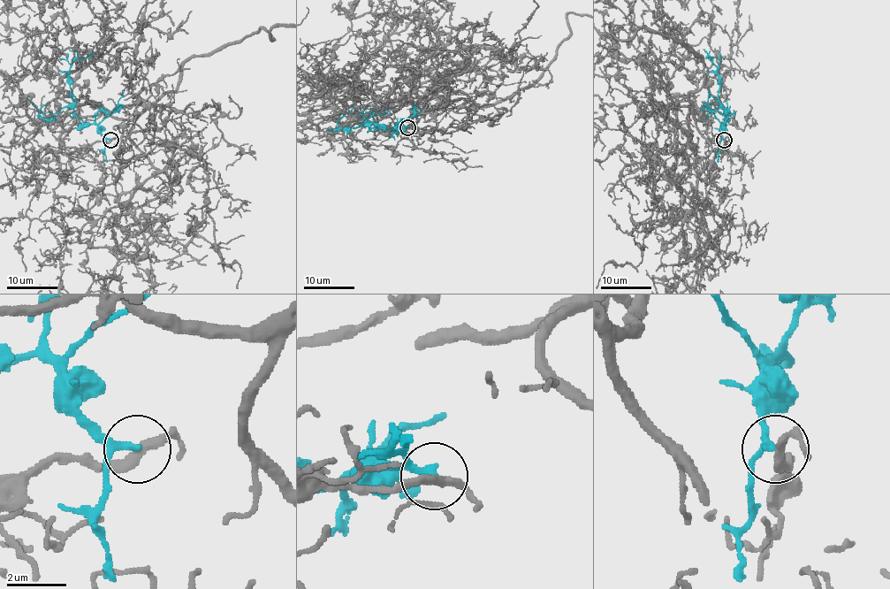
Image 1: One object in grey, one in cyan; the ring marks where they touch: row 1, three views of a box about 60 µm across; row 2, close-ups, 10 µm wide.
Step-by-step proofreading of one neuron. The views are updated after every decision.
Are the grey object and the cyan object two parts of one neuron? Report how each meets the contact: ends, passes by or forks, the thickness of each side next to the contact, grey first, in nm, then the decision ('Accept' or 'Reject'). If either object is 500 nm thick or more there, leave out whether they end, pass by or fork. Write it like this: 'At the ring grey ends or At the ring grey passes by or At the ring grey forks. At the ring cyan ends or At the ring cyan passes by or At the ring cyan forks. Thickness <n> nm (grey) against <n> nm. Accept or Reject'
At the ring grey passes by. At the ring cyan passes by. Thickness 320 nm (grey) against 170 nm. Reject

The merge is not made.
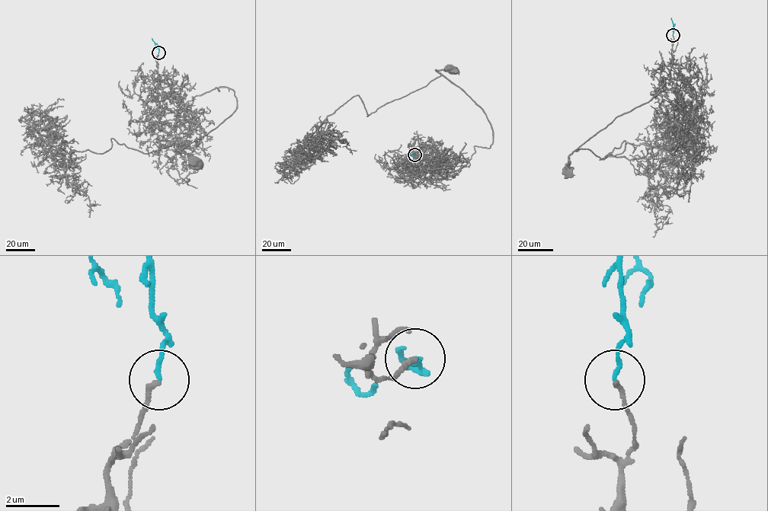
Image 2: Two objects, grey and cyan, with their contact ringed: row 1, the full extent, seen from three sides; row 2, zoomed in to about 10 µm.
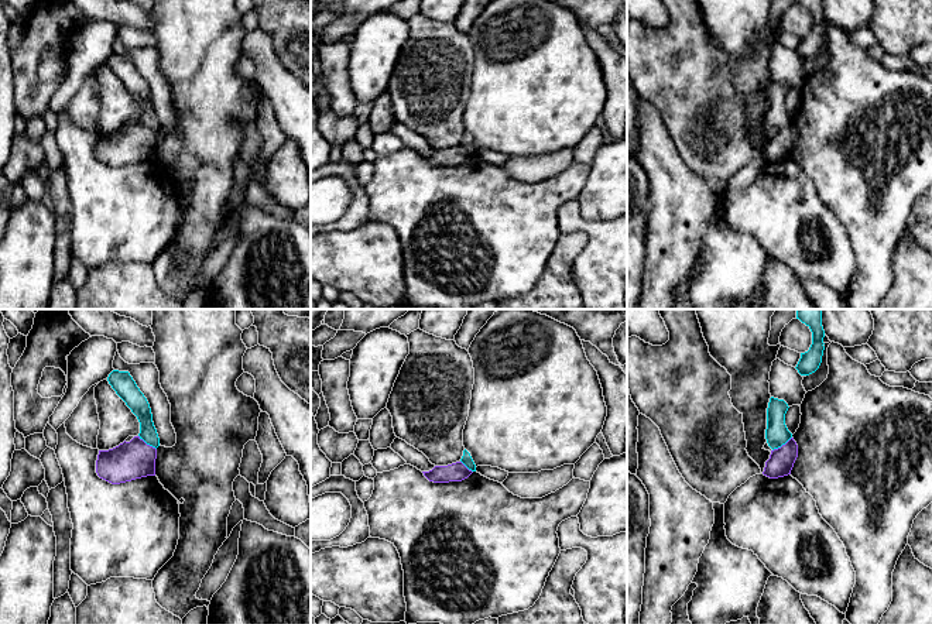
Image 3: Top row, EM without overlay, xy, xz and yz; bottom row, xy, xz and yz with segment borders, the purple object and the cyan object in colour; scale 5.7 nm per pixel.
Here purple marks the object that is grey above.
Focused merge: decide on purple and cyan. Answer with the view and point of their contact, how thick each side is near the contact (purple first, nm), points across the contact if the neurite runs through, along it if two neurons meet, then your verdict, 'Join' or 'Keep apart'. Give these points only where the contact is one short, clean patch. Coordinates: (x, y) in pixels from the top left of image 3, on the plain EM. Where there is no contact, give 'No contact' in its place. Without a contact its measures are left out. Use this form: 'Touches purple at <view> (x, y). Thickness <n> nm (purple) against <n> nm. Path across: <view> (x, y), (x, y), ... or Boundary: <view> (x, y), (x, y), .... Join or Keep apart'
Touches purple at xy (146, 127). Thickness 220 nm (purple) against 110 nm. Boundary: xy (139, 119), (156, 133). Keep apart

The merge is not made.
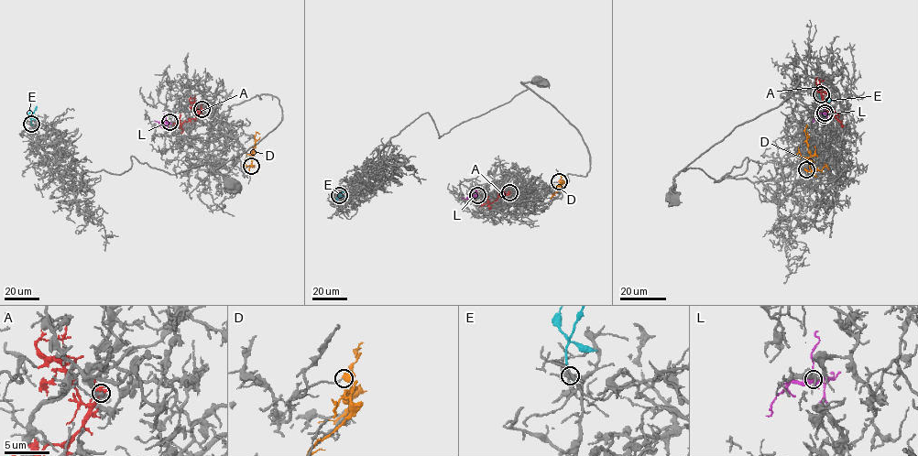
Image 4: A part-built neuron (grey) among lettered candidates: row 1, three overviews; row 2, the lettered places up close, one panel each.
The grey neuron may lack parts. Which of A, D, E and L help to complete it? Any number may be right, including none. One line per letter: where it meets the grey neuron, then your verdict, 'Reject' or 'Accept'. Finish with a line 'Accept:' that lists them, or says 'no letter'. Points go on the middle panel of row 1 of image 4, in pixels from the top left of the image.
A: Touches grey at (509, 192). Reject
D: Touches grey at (559, 181). Reject
E: Touches grey at (339, 195). Reject
L: Touches grey at (477, 195). Accept
Accept: L

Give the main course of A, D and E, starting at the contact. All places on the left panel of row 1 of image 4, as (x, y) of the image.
A: (202, 109), (197, 115), (181, 124), (180, 114)
D: (251, 166), (255, 135), (257, 132), (259, 134)
E: (31, 124), (37, 105)

